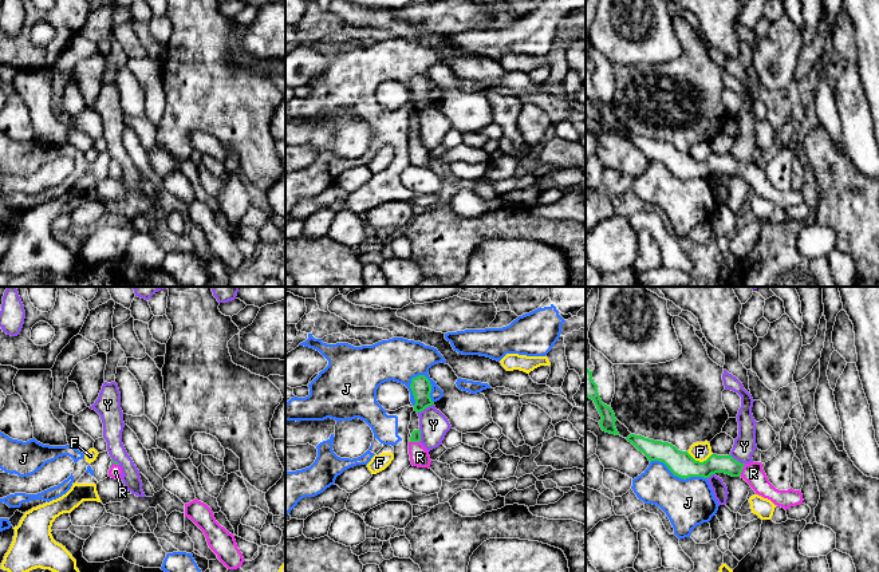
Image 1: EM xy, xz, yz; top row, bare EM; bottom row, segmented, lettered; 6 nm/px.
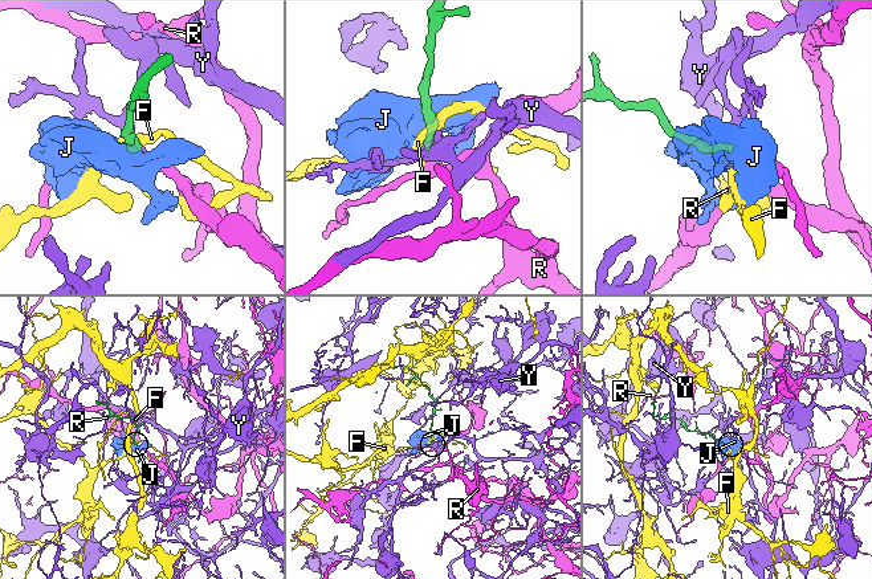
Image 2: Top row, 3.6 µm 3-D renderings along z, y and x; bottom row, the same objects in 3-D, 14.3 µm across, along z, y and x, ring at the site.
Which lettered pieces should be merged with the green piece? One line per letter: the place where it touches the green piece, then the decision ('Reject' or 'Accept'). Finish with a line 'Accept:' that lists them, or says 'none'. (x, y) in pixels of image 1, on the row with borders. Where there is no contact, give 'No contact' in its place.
F: Touches green at yz (698, 461). Reject
J: Touches green at xz (429, 383). Reject
R: Touches green at yz (741, 470). Accept
Y: Touches green at xz (425, 407). Reject
Accept: R

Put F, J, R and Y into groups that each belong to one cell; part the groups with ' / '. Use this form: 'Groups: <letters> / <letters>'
Groups: F / J / R / Y

